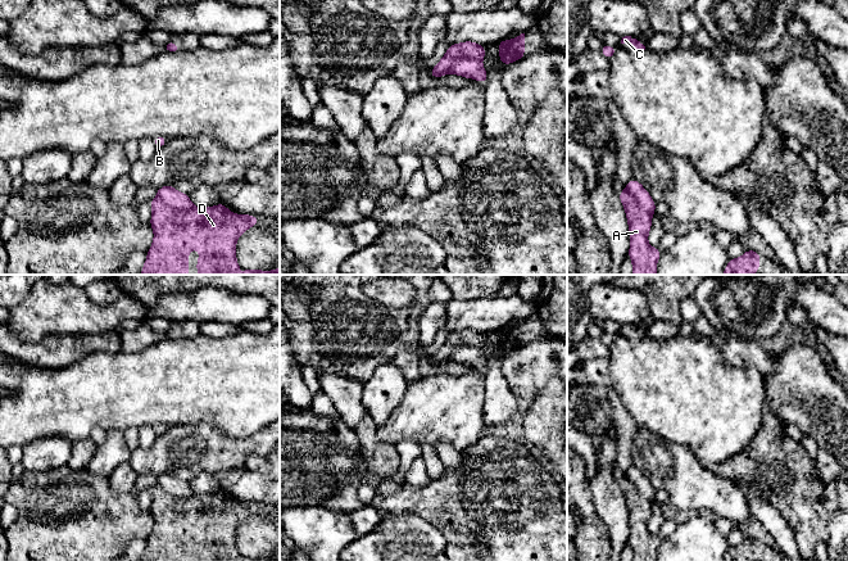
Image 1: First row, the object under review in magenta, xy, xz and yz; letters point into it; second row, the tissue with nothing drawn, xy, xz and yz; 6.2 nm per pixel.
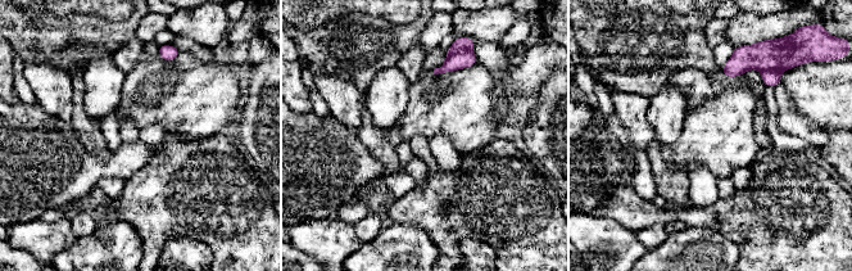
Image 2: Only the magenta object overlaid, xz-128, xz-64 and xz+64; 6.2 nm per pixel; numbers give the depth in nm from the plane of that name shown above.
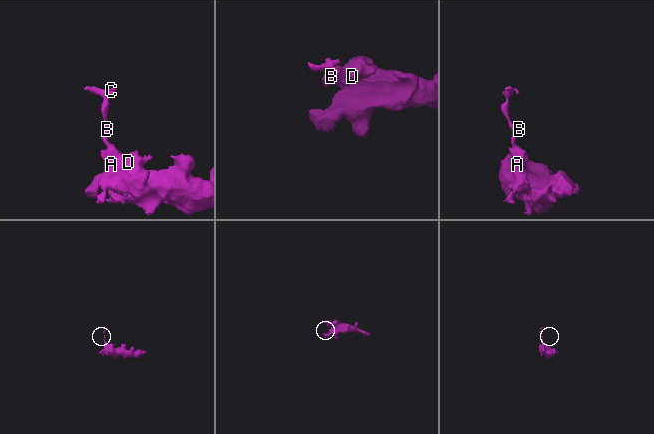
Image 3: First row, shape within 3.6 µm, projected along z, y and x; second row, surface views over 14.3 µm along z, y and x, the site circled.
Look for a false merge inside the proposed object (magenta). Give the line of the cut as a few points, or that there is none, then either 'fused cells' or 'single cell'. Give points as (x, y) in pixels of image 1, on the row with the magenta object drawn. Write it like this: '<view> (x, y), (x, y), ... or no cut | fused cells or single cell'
xy (157, 197), (176, 209), (190, 209), (193, 207) | fused cells

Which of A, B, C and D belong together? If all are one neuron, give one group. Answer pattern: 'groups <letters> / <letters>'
groups A D / B C

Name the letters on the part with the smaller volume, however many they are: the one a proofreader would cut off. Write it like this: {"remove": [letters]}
{"remove": ["B", "C"]}

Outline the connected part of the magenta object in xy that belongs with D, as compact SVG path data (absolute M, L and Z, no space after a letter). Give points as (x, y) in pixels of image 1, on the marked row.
M162 199L150 202L150 226L154 239L148 250L146 261L140 275L189 275L189 252L199 249L196 263L198 275L237 275L241 268L236 259L237 237L260 221L255 216L231 213L221 202L214 207L176 211Z

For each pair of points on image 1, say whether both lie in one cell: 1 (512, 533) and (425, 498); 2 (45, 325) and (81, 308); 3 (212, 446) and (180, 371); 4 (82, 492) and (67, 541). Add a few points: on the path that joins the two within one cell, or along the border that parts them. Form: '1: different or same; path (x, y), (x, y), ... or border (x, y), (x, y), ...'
1: same; path (490, 511), (481, 502), (447, 502)
2: same; path (54, 316), (60, 310), (72, 310)
3: different; border (172, 425), (209, 422), (228, 437)
4: same; path (89, 503), (93, 507), (93, 512), (76, 529)

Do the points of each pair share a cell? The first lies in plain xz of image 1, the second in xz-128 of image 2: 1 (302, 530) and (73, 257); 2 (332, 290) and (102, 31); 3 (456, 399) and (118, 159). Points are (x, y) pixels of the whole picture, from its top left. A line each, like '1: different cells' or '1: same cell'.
1: different cells
2: same cell
3: different cells

